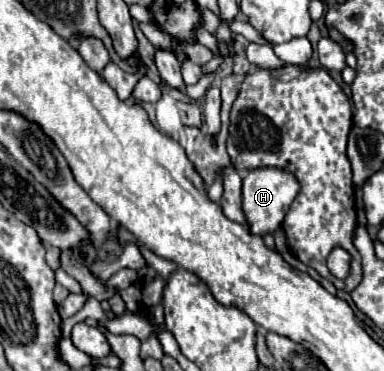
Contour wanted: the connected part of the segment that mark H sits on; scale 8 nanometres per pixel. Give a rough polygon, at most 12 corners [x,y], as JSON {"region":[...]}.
{"region":[[251,169],[241,195],[249,233],[275,233],[297,193],[291,173]]}

